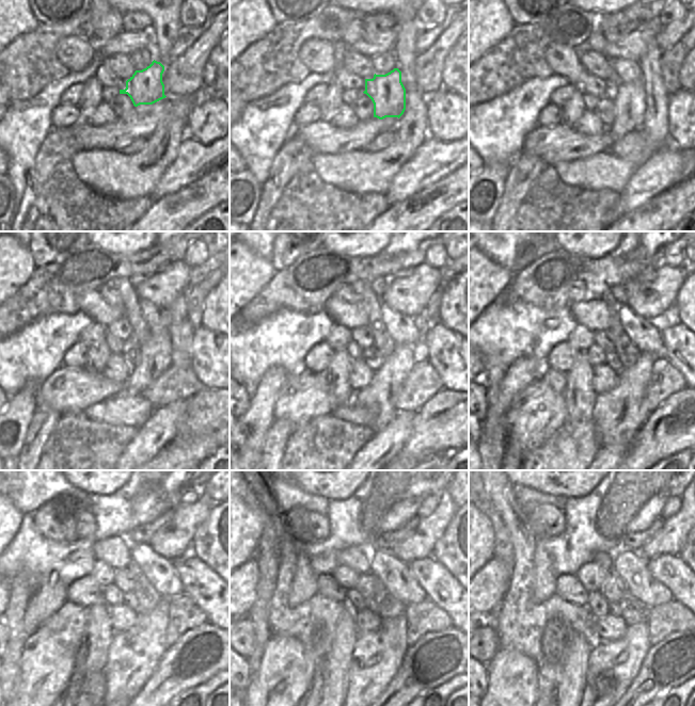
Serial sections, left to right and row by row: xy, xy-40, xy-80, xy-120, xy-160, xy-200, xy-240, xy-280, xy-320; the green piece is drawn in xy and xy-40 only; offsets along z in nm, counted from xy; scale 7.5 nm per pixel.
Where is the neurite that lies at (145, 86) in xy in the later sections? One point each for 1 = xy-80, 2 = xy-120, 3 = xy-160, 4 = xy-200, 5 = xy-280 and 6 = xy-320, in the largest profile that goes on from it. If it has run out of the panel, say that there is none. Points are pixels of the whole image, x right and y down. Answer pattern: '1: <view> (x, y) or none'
1: xy-80 (629, 98)
2: xy-120 (155, 359)
3: xy-160 (382, 391)
4: xy-200 (617, 415)
5: xy-280 (377, 656)
6: xy-320 (612, 667)

